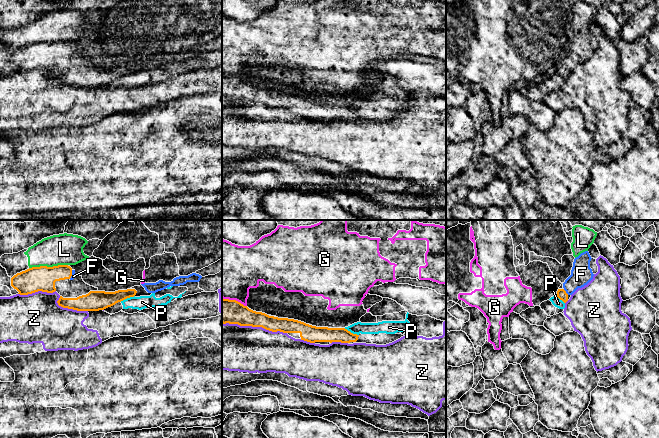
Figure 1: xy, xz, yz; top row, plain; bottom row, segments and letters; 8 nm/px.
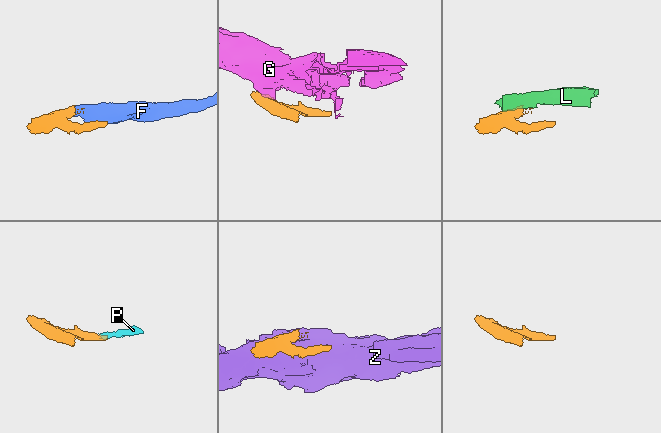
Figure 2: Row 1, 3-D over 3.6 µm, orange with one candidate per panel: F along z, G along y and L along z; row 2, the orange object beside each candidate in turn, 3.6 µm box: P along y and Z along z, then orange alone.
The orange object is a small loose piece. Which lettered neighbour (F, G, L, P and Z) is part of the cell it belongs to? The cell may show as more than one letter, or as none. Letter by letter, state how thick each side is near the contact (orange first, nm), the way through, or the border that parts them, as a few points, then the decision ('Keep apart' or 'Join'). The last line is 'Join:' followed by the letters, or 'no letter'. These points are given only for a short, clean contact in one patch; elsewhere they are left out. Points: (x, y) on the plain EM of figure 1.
F: Thickness 80 nm (orange) against 180 nm. Join
G: Thickness 190 nm (orange) against 440 nm. Boundary: xz (222, 73), (235, 75), (246, 82). Keep apart
L: Thickness 200 nm (orange) against 260 nm. Keep apart
P: Thickness 160 nm (orange) against 110 nm. Boundary: xy (134, 71), (120, 77). Keep apart
Z: Thickness 190 nm (orange) against 380 nm. Keep apart
Join: F

